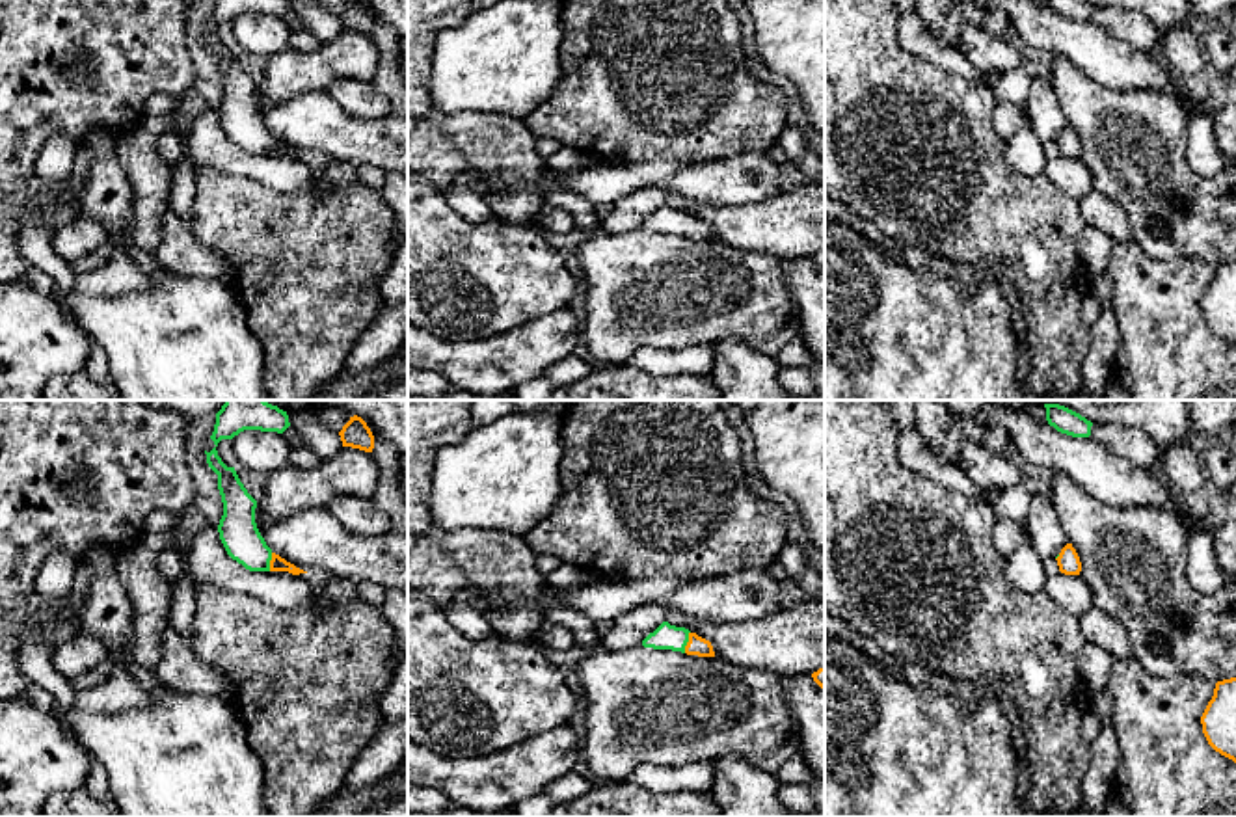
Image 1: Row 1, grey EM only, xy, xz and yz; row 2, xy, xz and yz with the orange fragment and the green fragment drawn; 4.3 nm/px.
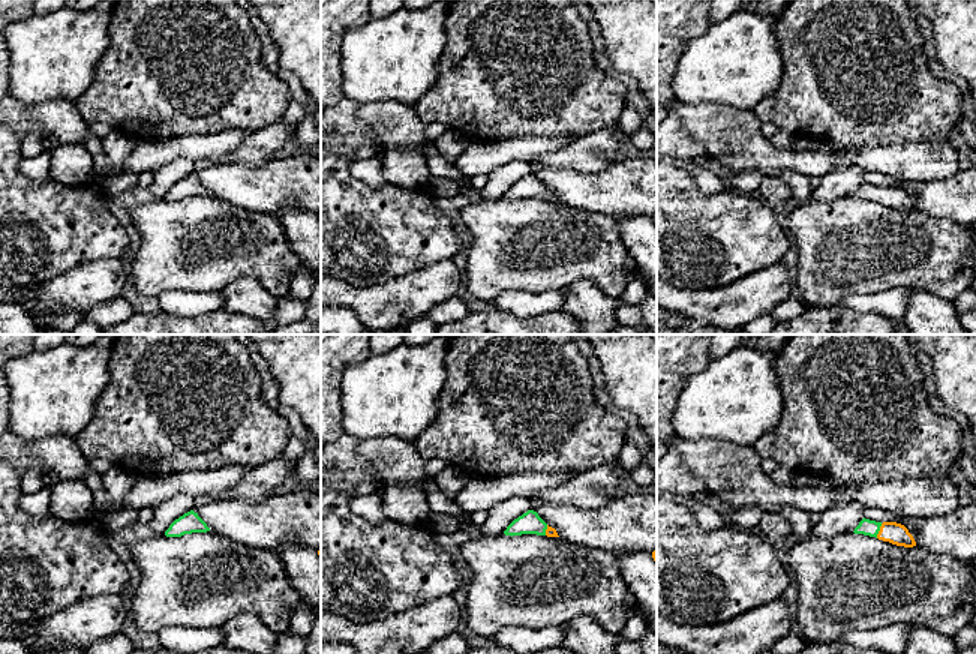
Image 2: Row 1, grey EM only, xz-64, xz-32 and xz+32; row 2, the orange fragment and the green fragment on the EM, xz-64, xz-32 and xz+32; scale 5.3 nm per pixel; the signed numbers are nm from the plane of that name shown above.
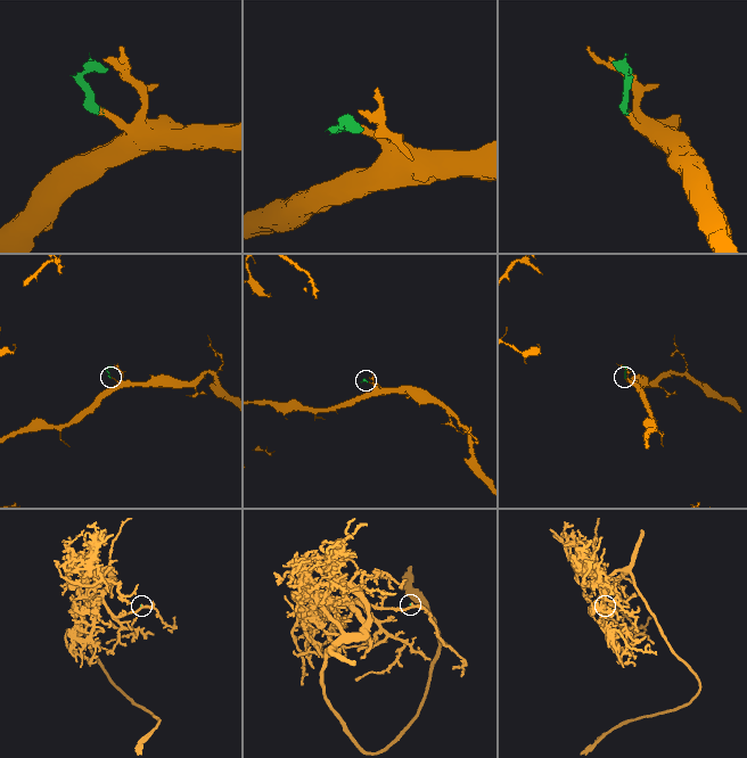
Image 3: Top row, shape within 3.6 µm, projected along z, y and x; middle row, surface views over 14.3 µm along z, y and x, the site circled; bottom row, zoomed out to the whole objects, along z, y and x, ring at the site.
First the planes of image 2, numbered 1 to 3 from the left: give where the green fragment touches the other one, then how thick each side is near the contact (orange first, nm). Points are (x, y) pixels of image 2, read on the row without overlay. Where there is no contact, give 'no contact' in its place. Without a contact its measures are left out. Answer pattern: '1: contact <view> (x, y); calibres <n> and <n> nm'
1: no contact
2: contact xz-32 (546, 194); calibres 50 and 120 nm
3: contact xz+32 (879, 195); calibres 120 and 90 nm

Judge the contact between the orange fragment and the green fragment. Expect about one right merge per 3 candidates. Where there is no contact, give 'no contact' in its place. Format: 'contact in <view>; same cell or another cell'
contact in xz; same cell

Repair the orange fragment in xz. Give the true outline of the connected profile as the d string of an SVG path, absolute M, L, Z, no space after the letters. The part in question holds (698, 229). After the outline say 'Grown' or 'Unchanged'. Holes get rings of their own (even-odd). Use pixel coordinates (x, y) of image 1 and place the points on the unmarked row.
M663 205L653 216L650 216L642 223L642 229L653 233L672 233L698 240L715 240L709 223L698 220L696 216L691 216L685 210L670 208L668 205Z. Grown

